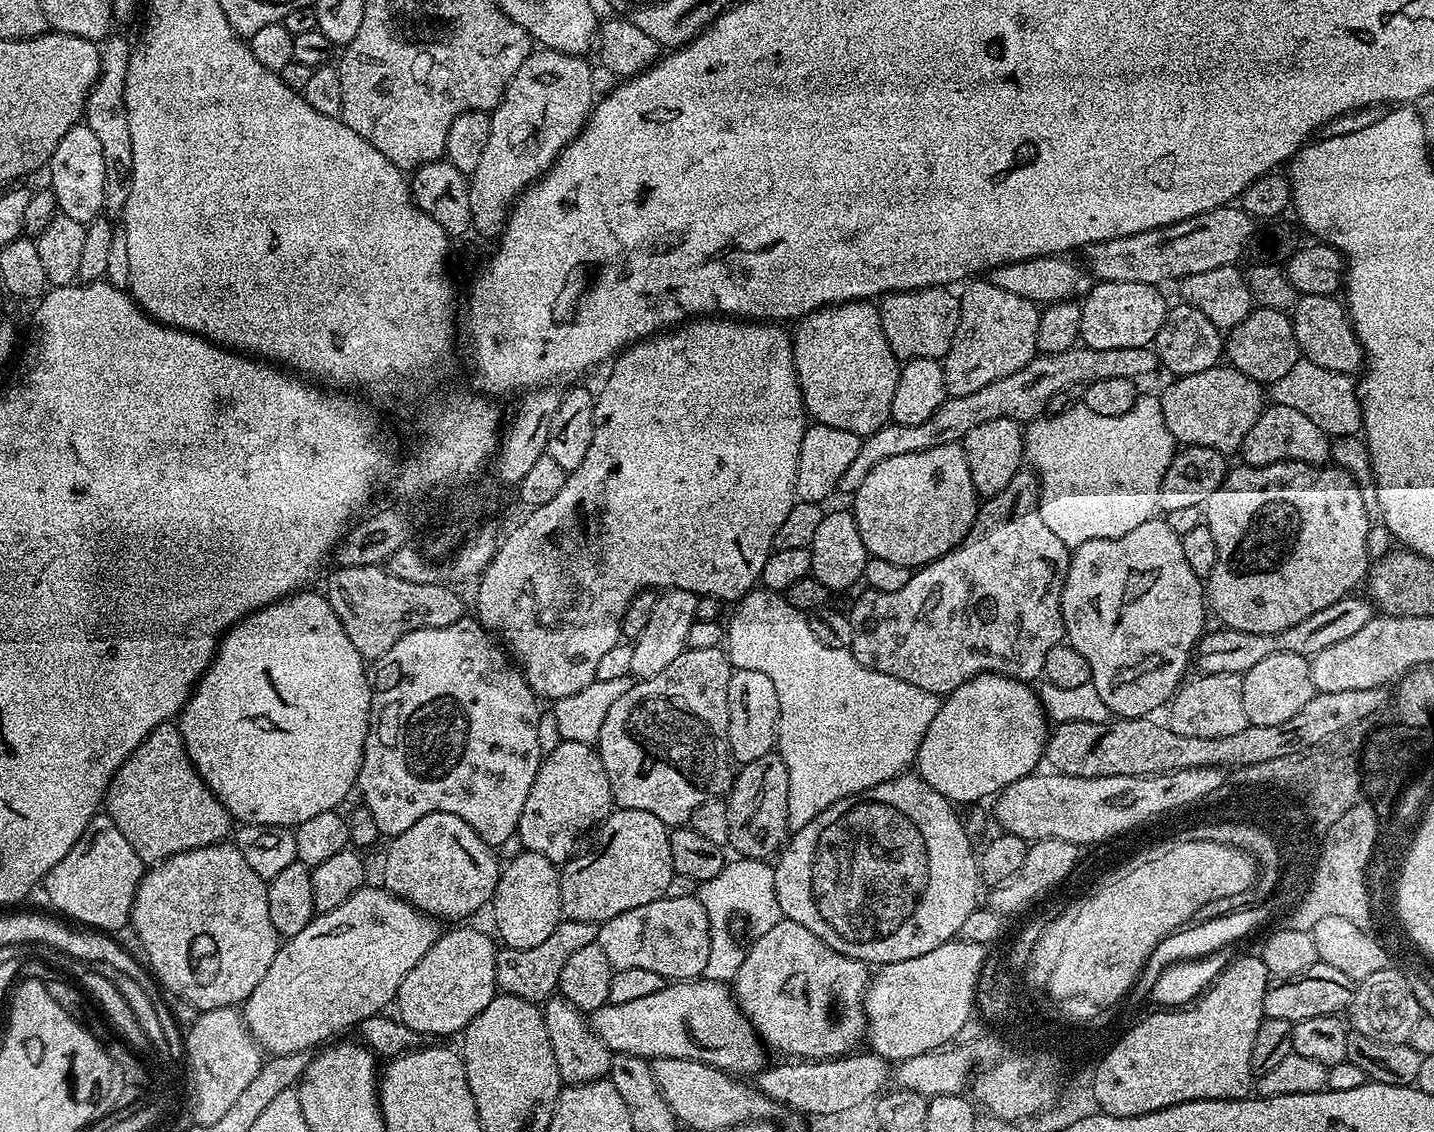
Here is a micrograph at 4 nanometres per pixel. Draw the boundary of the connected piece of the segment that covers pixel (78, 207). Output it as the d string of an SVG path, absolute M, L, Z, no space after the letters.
M75 124L58 142L50 161L52 181L50 187L56 195L56 207L74 222L89 225L104 212L102 189L106 183L106 161L102 159L102 146L98 143L98 134L90 130L87 124Z

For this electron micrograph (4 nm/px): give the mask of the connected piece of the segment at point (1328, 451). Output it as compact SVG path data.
M1273 403L1265 407L1264 413L1250 426L1250 434L1242 442L1239 455L1244 456L1245 465L1257 468L1283 460L1293 460L1313 466L1324 466L1332 455L1332 440L1299 410Z

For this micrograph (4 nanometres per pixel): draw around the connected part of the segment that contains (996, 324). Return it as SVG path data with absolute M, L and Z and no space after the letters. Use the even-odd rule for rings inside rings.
M984 278L968 286L965 292L959 293L958 330L954 330L954 342L950 342L950 350L942 361L944 390L948 396L974 394L974 390L982 390L982 386L990 386L990 382L1022 370L1022 366L1038 355L1036 327L1041 309L1034 302L998 290L998 286Z

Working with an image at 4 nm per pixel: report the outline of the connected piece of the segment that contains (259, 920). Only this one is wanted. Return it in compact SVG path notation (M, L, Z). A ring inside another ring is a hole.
M221 842L186 850L174 854L158 864L151 865L140 880L136 897L132 903L130 928L136 931L136 936L140 939L141 950L139 949L139 951L161 989L167 990L173 997L195 1001L195 1004L213 1005L215 1007L243 1005L244 1001L248 999L248 995L254 990L254 986L258 986L258 982L262 982L266 970L270 970L270 962L274 962L274 954L282 943L281 936L274 930L274 922L270 922L268 885L261 876L254 874L254 870L250 870L250 862L246 862L246 858L242 858L242 854L236 848L235 843L232 842Z

